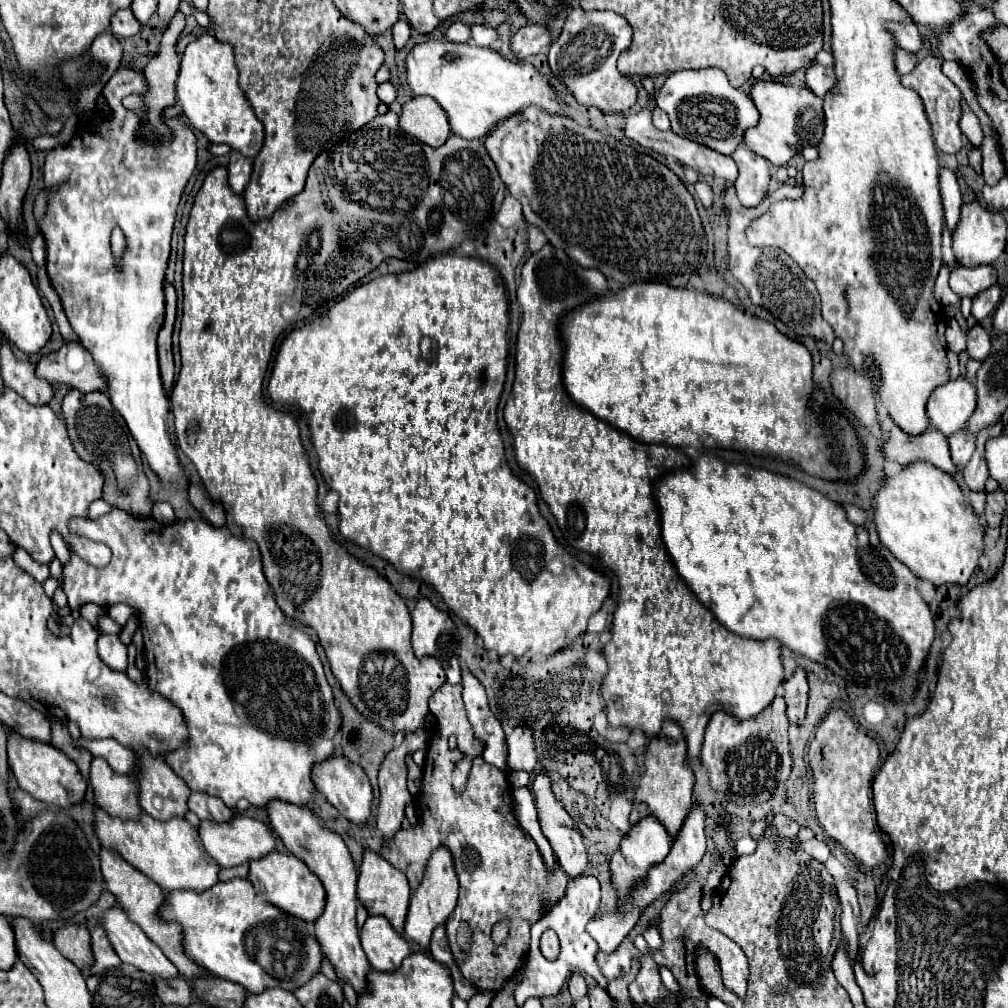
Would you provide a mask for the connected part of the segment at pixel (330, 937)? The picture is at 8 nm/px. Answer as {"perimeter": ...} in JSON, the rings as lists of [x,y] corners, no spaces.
{"perimeter":[[[270,802],[268,804],[268,814],[270,814],[270,824],[274,834],[284,842],[284,846],[298,856],[316,876],[322,880],[326,888],[326,908],[322,916],[316,920],[316,938],[322,946],[322,952],[328,956],[328,962],[332,964],[336,976],[342,982],[352,984],[356,990],[356,996],[364,994],[368,990],[368,972],[370,972],[370,962],[366,960],[366,954],[360,946],[358,938],[358,926],[356,926],[356,870],[350,858],[350,852],[342,838],[324,828],[320,818],[312,814],[310,808],[300,808],[284,802]]]}

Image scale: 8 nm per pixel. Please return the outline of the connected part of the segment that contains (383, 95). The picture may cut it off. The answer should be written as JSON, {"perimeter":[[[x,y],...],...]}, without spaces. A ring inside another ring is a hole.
{"perimeter":[[[384,82],[384,84],[378,86],[378,98],[386,104],[392,104],[396,100],[396,94],[398,94],[398,90],[392,82]]]}

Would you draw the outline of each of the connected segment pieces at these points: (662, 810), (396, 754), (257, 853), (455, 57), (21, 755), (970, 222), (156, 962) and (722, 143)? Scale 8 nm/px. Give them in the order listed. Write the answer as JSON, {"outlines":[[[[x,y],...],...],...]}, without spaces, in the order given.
{"outlines":[[[[664,722],[658,736],[654,736],[644,754],[644,776],[636,786],[630,824],[636,824],[640,818],[654,814],[666,826],[668,834],[674,838],[688,816],[694,800],[692,800],[692,786],[694,774],[686,766],[686,738],[682,728],[676,722]]],[[[408,733],[403,743],[394,748],[380,766],[380,806],[376,814],[376,828],[384,834],[386,840],[390,840],[400,830],[400,824],[404,820],[404,808],[412,800],[406,788],[406,755],[425,748],[425,738],[420,739],[418,735],[413,737],[413,733]]],[[[236,814],[232,822],[224,822],[224,826],[216,826],[216,822],[200,822],[198,832],[206,852],[224,868],[248,864],[250,860],[260,860],[276,848],[276,836],[272,834],[272,830],[264,822],[244,814]]],[[[428,40],[428,42],[422,42],[412,48],[412,52],[406,58],[406,68],[408,68],[406,78],[408,78],[408,86],[410,86],[412,94],[434,98],[448,114],[452,132],[462,138],[468,138],[468,140],[486,138],[498,122],[502,122],[514,114],[524,112],[528,106],[536,106],[552,116],[566,116],[566,112],[562,110],[560,94],[546,80],[546,76],[542,72],[538,72],[530,62],[506,60],[502,54],[498,54],[496,50],[490,50],[490,48],[480,48],[474,44],[454,44],[454,42]]],[[[8,730],[8,760],[18,780],[18,786],[24,792],[28,792],[32,798],[42,800],[48,806],[68,808],[82,802],[86,796],[88,784],[78,772],[76,764],[64,752],[60,752],[50,744],[24,740],[24,738],[18,738],[18,734],[12,734],[12,730]]],[[[970,202],[962,206],[962,216],[960,216],[960,222],[952,240],[954,240],[952,248],[960,266],[992,264],[1006,248],[1006,222],[1002,214],[984,210],[978,202]]],[[[116,904],[108,912],[104,912],[102,926],[120,956],[122,962],[136,966],[146,974],[154,974],[162,980],[172,980],[178,976],[176,966],[160,952],[160,948],[148,940],[148,936],[128,920],[126,912]]],[[[698,68],[670,74],[658,92],[658,108],[670,116],[672,130],[676,134],[726,156],[742,144],[744,132],[756,126],[760,118],[750,94],[730,86],[726,74],[718,68]]]]}

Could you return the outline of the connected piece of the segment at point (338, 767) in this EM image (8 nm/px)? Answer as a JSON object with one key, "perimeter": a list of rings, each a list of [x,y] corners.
{"perimeter":[[[330,758],[326,762],[322,762],[320,766],[316,766],[314,770],[314,784],[316,790],[322,792],[326,796],[326,800],[352,824],[356,826],[364,826],[368,824],[368,820],[372,818],[372,788],[368,782],[368,776],[364,774],[364,770],[358,764],[350,764],[348,758]]]}

